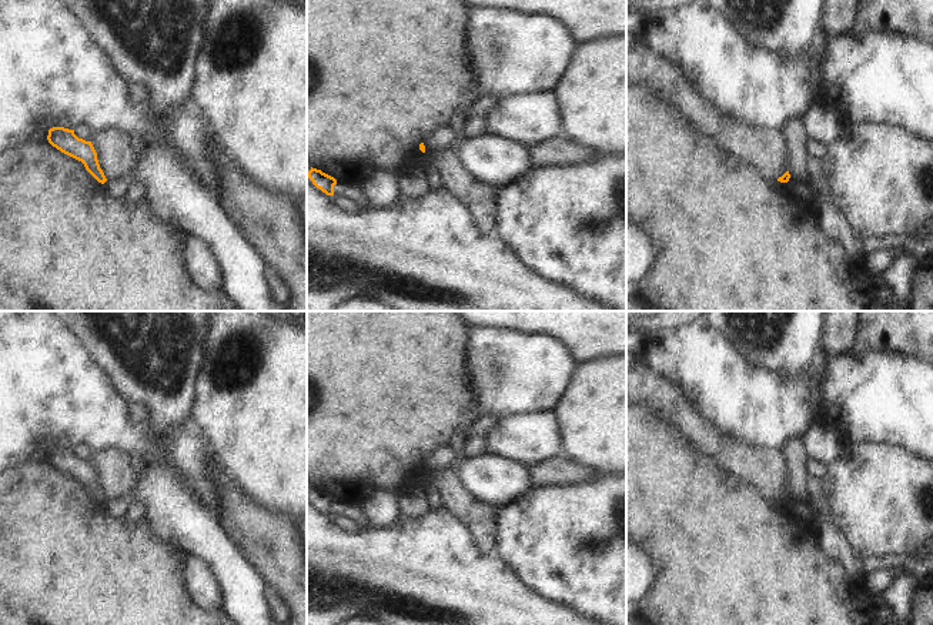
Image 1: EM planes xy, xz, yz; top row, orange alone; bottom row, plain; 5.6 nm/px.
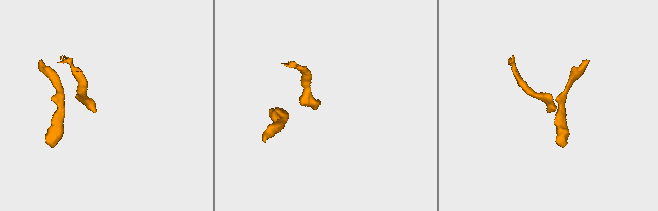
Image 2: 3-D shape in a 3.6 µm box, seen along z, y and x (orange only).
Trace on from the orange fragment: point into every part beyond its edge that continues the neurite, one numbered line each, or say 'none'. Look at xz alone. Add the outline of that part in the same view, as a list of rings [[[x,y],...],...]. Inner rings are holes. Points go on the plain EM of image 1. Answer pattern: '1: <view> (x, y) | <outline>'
none

